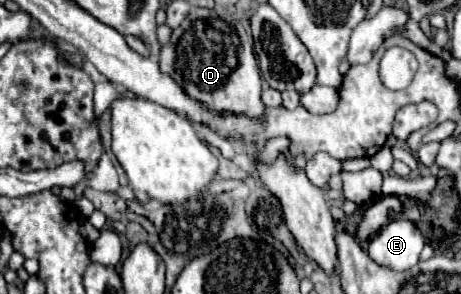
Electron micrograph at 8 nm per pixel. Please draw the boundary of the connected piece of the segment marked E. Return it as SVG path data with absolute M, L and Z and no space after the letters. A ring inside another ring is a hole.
M397 218L369 240L369 256L379 266L401 272L417 264L423 244L425 240L419 228L405 218Z

